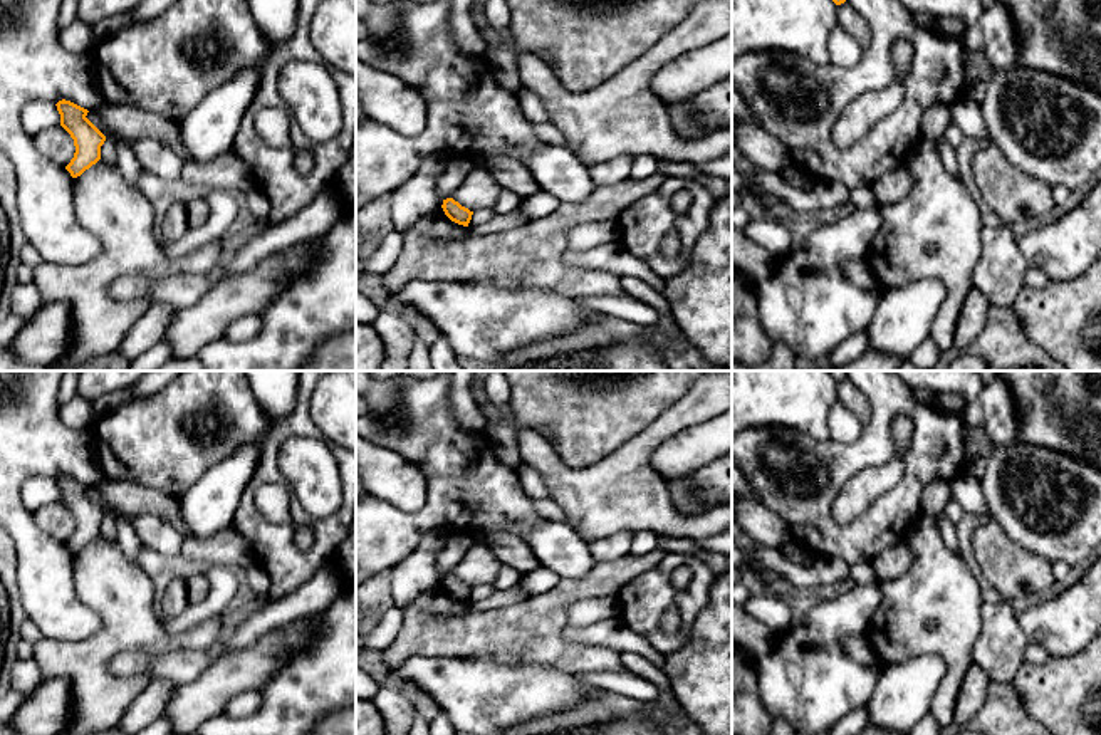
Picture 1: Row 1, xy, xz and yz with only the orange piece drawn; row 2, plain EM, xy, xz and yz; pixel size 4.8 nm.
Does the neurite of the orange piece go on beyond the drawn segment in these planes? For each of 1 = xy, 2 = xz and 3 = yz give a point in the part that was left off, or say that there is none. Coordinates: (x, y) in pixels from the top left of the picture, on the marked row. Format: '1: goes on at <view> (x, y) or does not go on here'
1: does not go on here
2: does not go on here
3: does not go on here

